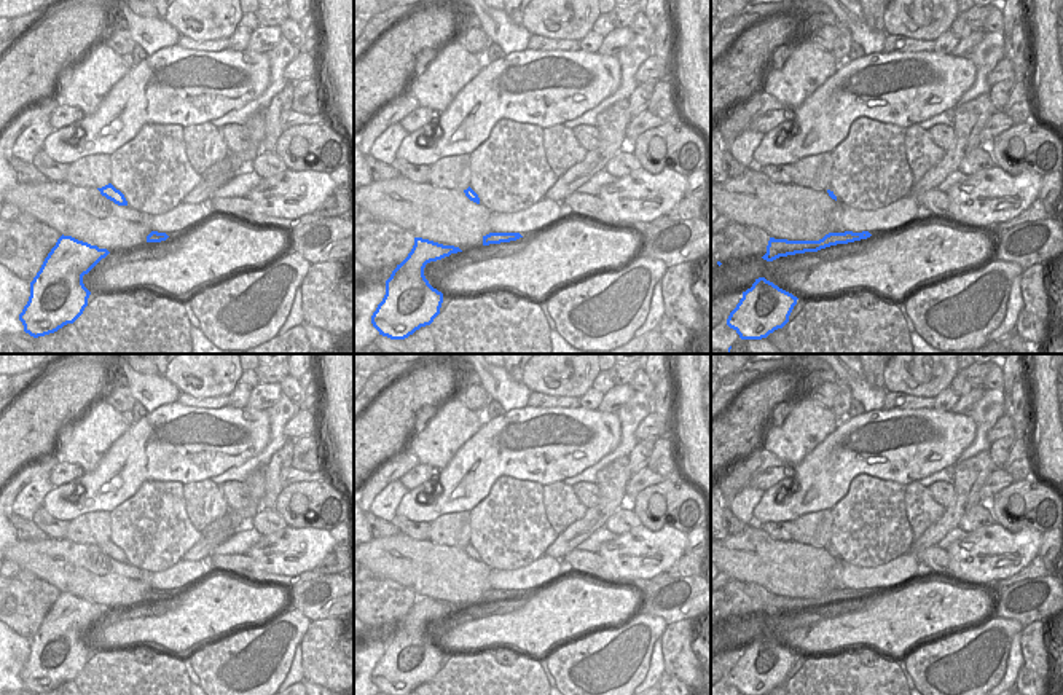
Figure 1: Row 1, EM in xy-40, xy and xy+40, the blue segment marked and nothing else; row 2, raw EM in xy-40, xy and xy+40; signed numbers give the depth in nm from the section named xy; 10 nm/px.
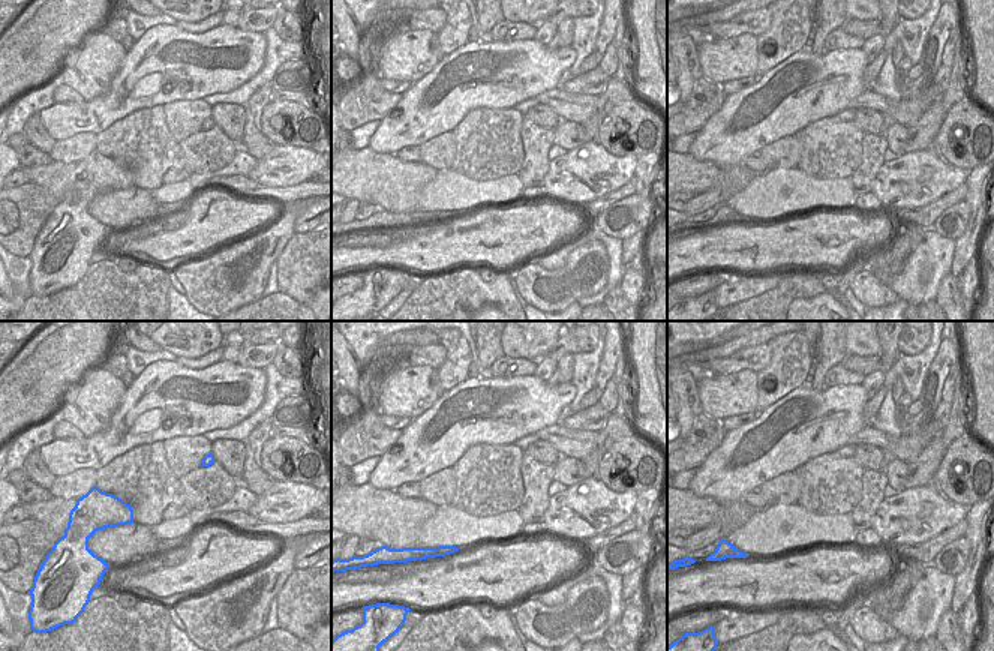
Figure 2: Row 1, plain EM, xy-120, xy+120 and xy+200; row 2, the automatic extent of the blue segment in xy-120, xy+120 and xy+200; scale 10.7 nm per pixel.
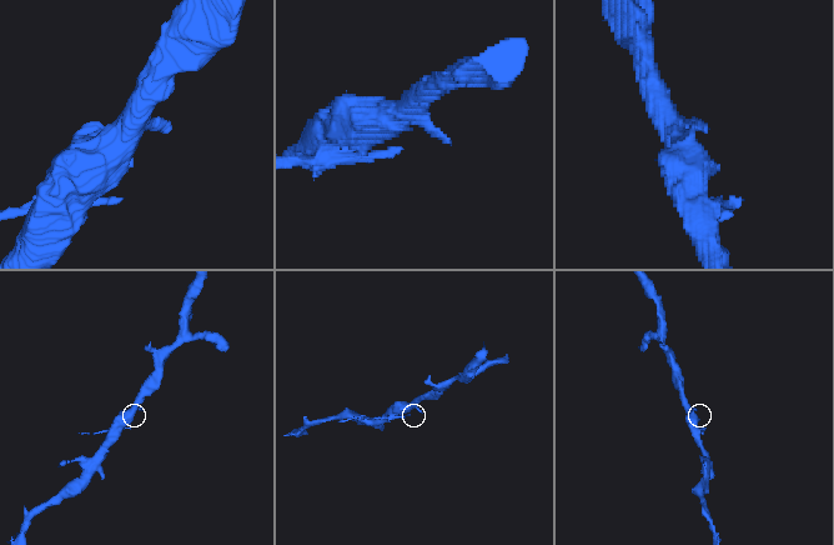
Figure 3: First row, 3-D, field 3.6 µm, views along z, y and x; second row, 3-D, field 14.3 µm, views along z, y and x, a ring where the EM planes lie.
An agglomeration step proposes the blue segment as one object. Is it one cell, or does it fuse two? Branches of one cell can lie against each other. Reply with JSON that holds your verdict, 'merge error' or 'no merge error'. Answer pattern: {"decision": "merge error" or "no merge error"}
{"decision": "no merge error"}

